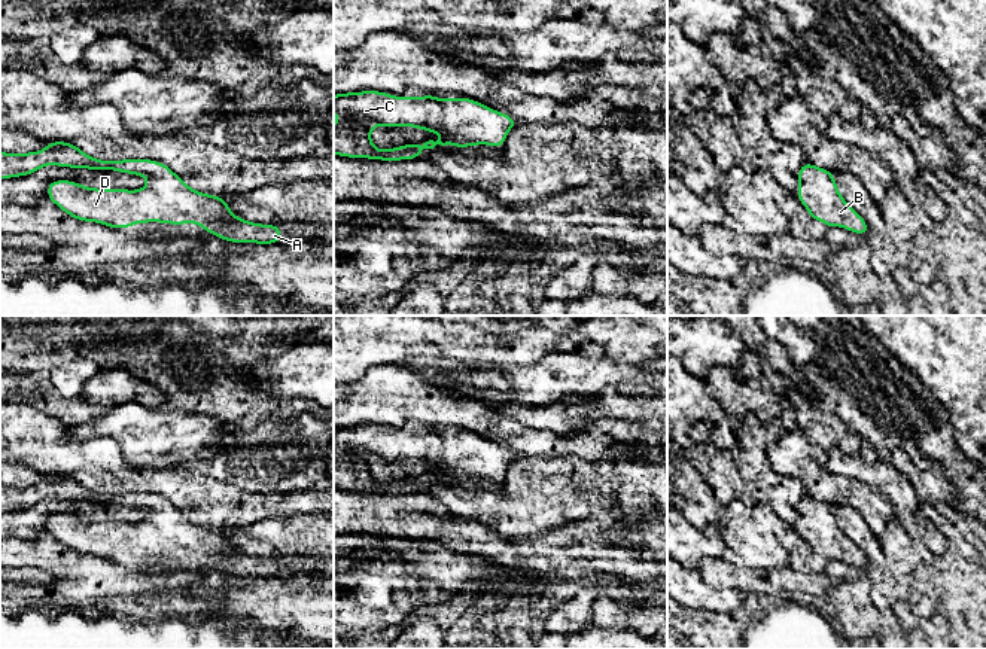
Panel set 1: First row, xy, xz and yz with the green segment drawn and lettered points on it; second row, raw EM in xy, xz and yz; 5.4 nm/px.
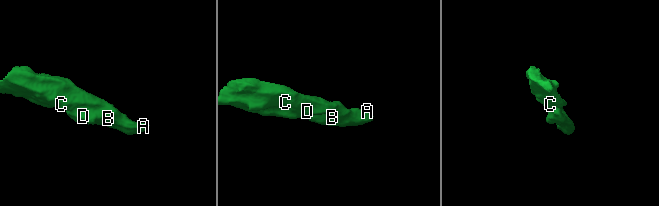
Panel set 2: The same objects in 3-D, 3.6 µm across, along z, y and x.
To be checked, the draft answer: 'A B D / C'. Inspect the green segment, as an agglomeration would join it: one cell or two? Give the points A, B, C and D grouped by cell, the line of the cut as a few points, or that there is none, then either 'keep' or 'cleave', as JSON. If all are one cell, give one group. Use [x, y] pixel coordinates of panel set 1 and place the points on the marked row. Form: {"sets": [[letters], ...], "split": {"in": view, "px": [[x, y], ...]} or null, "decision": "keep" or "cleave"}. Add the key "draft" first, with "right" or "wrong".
{"draft": "wrong", "sets": [["A", "B", "C", "D"]], "split": null, "decision": "keep"}

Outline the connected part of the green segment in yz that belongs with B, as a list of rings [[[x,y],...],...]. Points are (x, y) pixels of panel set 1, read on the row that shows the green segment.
[[[804,162],[798,170],[800,189],[797,198],[812,219],[828,228],[842,226],[850,232],[867,235],[868,225],[840,195],[834,173]]]

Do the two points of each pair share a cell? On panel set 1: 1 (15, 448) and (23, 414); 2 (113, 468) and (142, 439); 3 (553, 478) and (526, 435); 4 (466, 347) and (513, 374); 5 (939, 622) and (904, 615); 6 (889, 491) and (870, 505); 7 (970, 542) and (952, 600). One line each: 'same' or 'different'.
1: same
2: different
3: different
4: different
5: same
6: different
7: same

